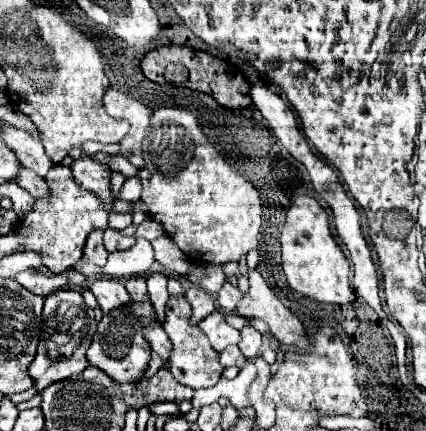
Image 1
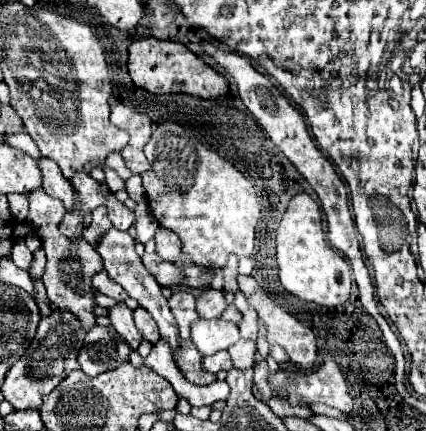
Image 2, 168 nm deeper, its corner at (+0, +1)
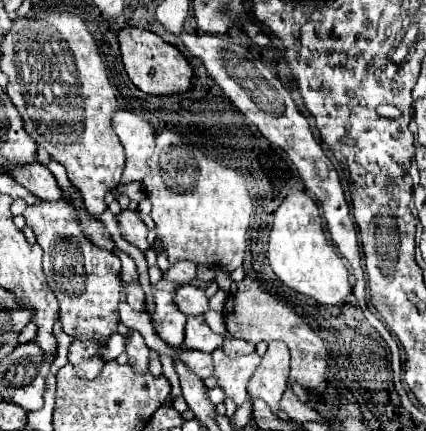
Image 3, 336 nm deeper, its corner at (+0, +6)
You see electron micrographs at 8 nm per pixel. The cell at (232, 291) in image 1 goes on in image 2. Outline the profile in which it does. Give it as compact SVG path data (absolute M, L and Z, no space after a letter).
M208 288L202 294L198 294L198 314L200 318L220 318L222 312L226 310L226 298L224 290L214 290Z

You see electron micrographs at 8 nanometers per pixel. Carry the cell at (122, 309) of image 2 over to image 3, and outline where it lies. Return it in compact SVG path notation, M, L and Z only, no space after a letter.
M132 331L132 335L126 341L126 353L128 353L128 365L136 373L148 373L150 365L150 349L144 343L144 337L138 331Z

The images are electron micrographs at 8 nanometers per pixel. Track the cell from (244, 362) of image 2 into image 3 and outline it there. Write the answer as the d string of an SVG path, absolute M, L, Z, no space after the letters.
M216 349L212 353L214 359L214 377L218 379L218 387L224 391L226 399L232 399L236 407L240 407L246 399L246 385L256 367L260 365L260 357L256 353L242 355L236 359L228 359L222 349Z

